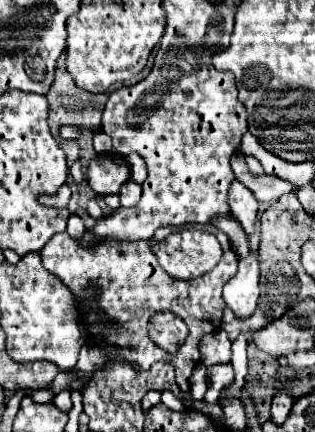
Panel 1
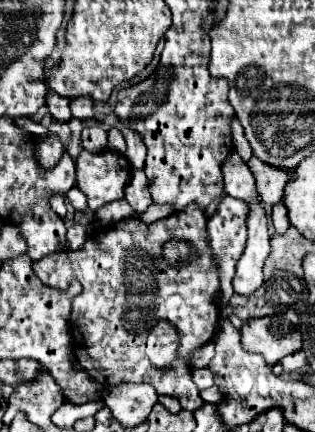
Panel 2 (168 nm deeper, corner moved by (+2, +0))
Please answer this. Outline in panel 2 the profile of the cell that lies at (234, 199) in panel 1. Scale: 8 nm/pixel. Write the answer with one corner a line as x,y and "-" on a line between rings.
224,196
216,212
208,220
208,232
216,264
220,268
220,304
226,306
232,296
230,282
234,276
234,266
246,248
246,202

